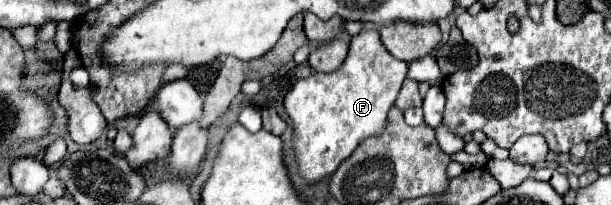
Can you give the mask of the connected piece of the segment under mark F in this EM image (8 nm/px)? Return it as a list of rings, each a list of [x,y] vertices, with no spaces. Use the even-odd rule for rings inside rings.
[[[369,29],[361,31],[351,39],[349,55],[345,63],[333,73],[313,73],[307,79],[299,79],[293,89],[285,95],[285,111],[291,119],[293,129],[293,157],[297,163],[297,171],[305,183],[317,183],[325,177],[331,177],[337,167],[349,159],[349,155],[357,149],[357,145],[367,139],[383,133],[387,123],[387,113],[395,105],[403,79],[407,77],[407,63],[389,55],[383,47],[379,31]]]

